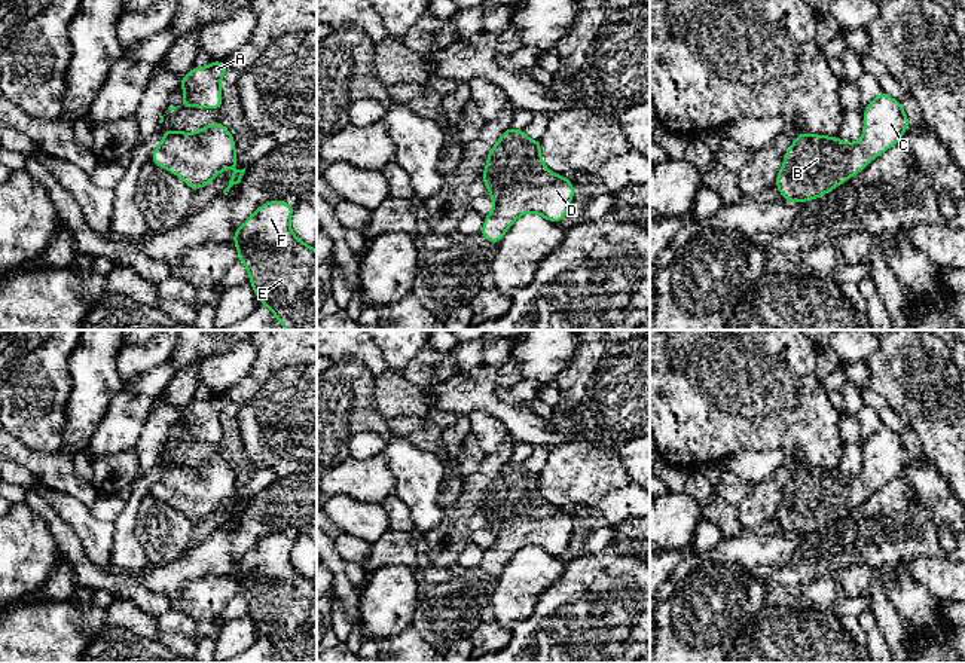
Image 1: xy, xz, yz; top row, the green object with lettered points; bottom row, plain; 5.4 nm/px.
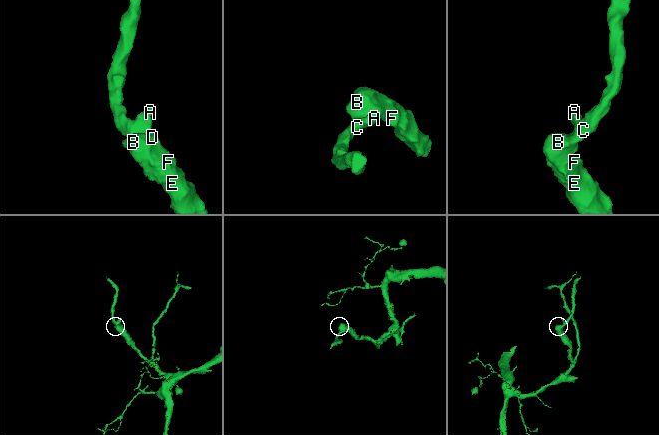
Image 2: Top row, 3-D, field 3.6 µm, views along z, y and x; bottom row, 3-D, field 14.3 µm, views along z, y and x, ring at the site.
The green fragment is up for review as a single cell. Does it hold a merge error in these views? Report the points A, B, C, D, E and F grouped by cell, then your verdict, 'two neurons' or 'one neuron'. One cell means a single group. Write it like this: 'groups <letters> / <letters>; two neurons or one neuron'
groups A B C D E F; one neuron

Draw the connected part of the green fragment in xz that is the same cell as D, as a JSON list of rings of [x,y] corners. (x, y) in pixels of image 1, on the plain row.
[[[511,459],[492,479],[482,513],[494,543],[485,550],[480,568],[492,577],[528,546],[562,554],[574,531],[574,516],[543,497],[541,473],[529,473],[523,462]]]

